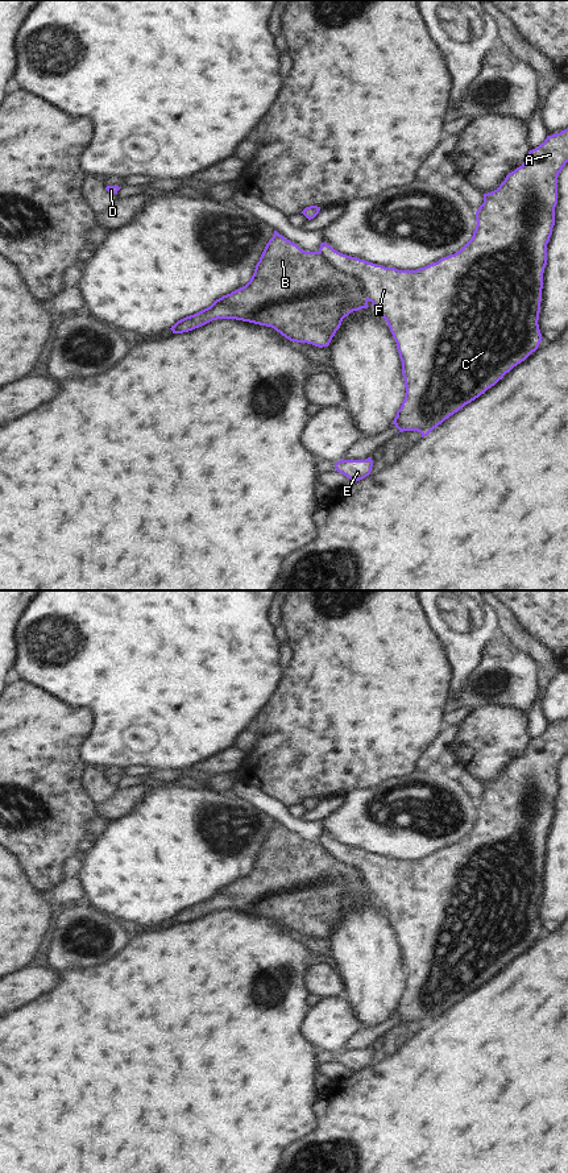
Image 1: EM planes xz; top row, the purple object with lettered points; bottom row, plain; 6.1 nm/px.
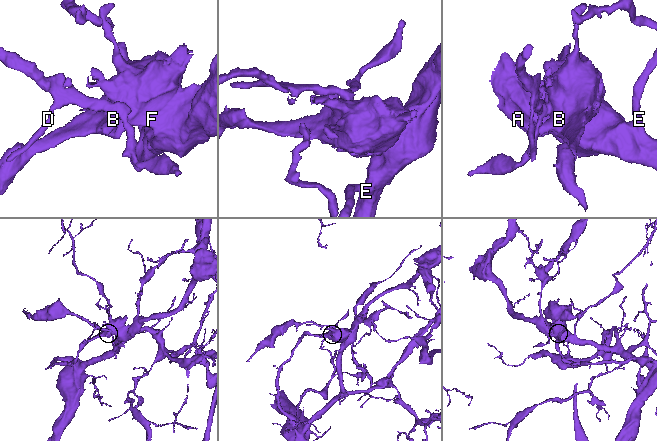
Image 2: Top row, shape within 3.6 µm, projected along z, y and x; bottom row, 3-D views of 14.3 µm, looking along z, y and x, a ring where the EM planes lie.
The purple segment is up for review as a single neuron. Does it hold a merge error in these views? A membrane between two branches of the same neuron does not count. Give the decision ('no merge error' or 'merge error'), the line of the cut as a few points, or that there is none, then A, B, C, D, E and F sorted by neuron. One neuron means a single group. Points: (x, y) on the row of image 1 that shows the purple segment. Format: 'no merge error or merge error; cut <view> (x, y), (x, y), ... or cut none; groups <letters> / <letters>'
merge error; cut xz (316, 252), (340, 272), (355, 278), (368, 299); groups A C D E F / B

